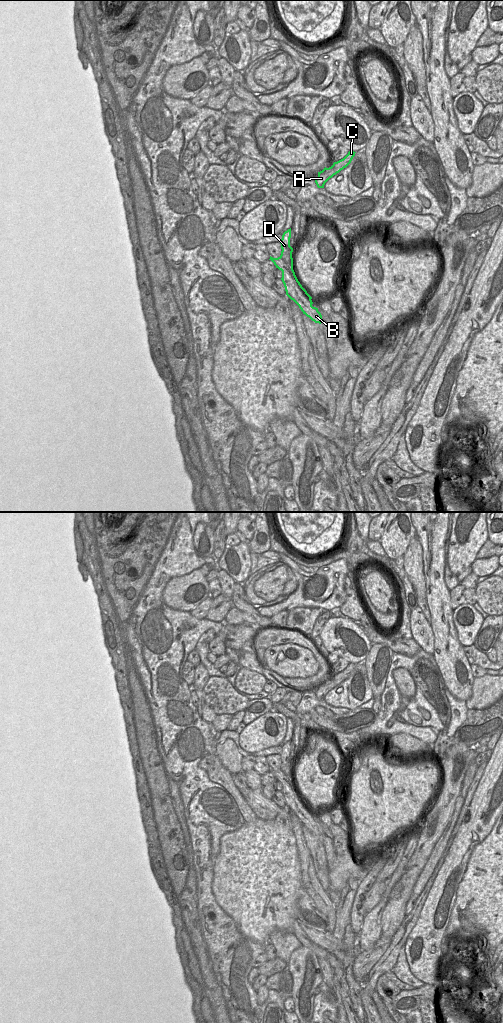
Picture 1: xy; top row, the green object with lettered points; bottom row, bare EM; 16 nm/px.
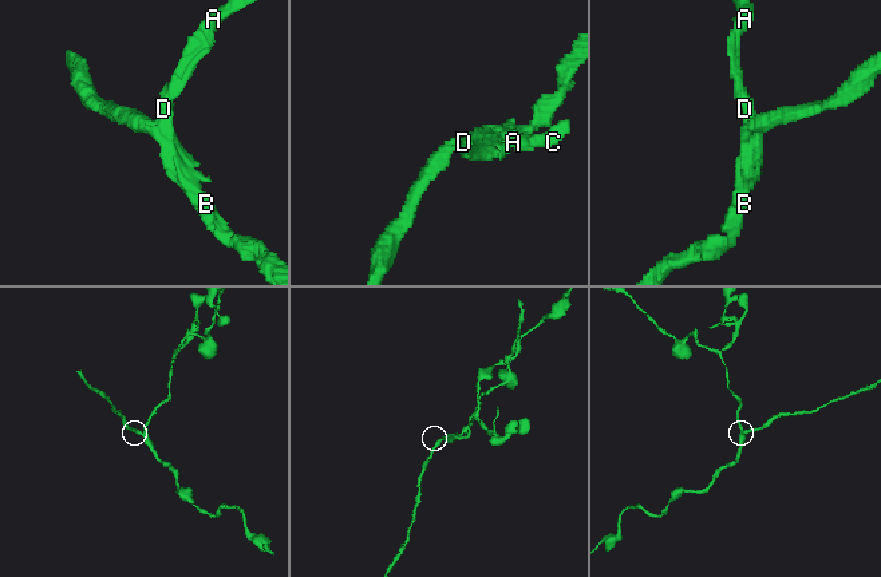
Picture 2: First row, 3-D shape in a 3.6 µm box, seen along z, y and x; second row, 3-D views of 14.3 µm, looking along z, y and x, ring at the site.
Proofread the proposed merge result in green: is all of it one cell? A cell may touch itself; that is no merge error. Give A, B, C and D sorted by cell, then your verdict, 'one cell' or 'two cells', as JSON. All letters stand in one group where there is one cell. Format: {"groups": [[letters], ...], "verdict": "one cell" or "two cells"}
{"groups": [["A", "C", "D"], ["B"]], "verdict": "two cells"}

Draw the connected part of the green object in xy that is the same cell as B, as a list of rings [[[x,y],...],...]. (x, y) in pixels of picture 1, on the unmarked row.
[[[281,769],[270,771],[276,780],[282,783],[282,794],[285,799],[286,807],[293,812],[301,821],[303,826],[315,835],[322,835],[322,827],[318,820],[313,819],[312,809],[302,799],[293,782],[293,773],[286,775]]]

